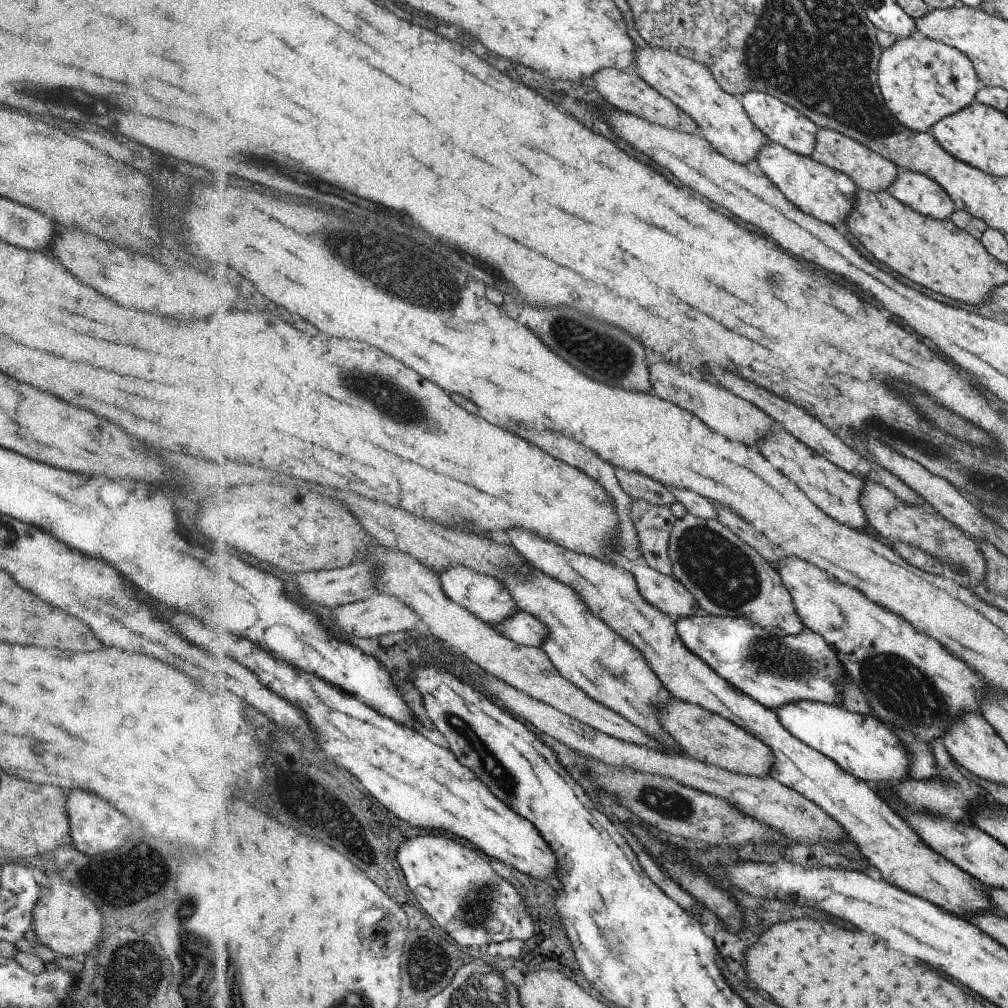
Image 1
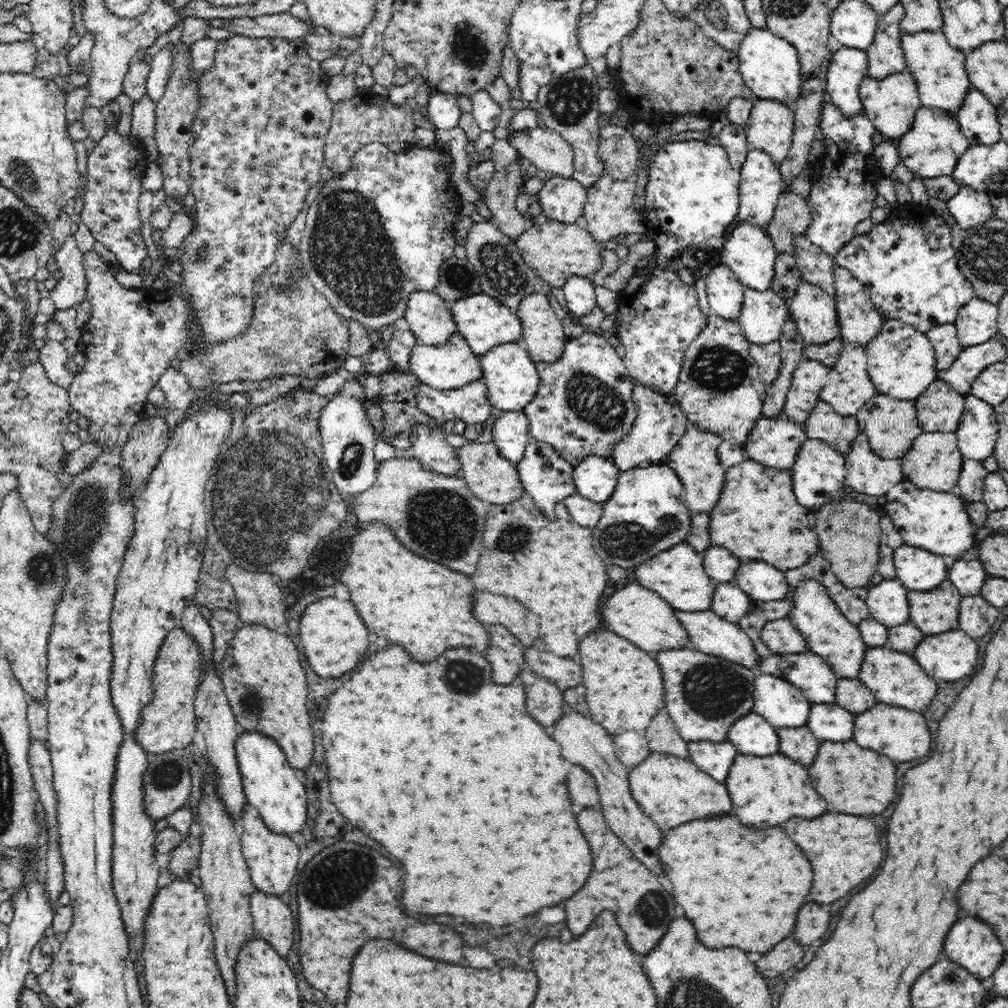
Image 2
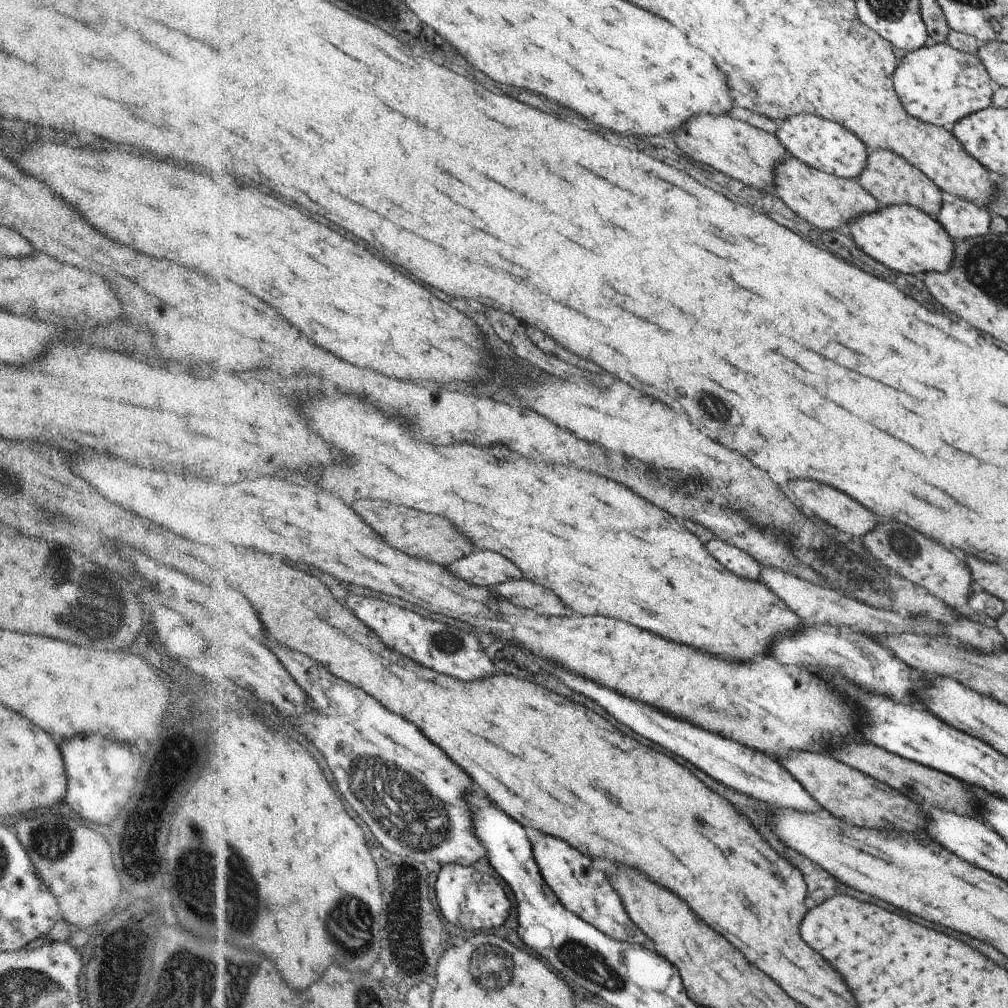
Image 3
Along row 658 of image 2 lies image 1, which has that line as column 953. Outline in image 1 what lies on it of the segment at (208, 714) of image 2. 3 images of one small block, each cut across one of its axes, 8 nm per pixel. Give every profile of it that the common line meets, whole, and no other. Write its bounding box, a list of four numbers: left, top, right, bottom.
[888,169,955,219]

